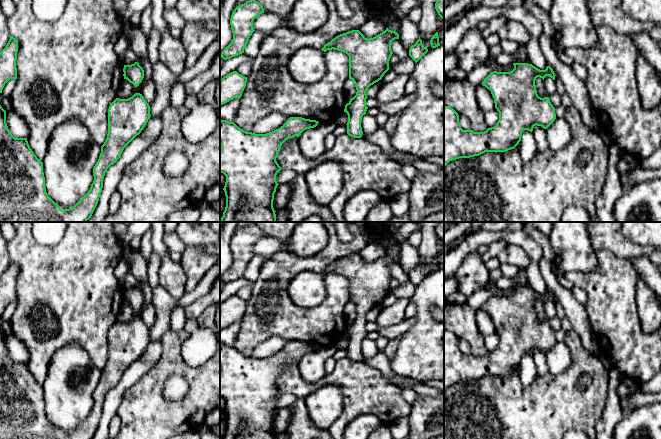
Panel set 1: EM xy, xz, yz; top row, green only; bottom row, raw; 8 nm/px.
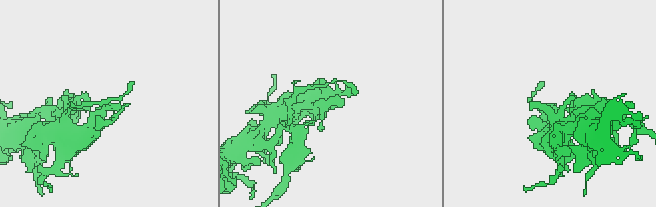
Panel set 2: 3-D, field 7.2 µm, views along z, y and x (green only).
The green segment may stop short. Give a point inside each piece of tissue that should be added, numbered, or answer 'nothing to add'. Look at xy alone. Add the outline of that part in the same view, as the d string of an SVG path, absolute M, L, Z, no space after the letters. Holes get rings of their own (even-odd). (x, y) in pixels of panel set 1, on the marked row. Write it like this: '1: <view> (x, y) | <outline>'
nothing to add

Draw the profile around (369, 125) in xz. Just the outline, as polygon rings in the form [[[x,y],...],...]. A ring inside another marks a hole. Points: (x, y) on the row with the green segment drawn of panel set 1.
[[[365,114],[362,117],[361,127],[364,134],[372,134],[379,128],[374,116]]]

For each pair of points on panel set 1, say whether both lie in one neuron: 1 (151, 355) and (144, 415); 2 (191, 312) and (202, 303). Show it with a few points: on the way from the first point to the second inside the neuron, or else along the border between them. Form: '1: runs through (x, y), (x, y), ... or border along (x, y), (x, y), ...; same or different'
1: border along (162, 349), (159, 359), (132, 385); different
2: runs through (194, 310), (199, 305); same

